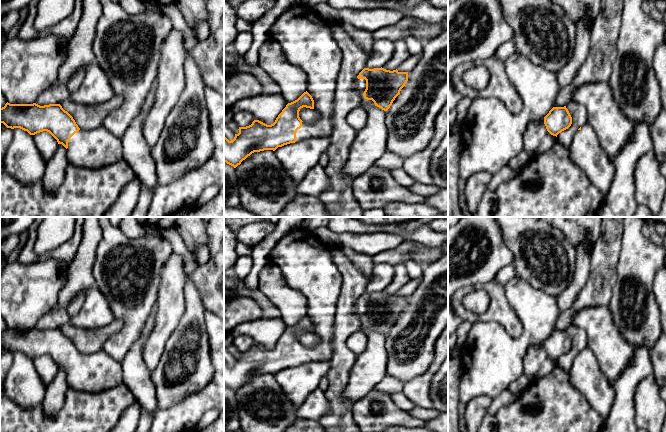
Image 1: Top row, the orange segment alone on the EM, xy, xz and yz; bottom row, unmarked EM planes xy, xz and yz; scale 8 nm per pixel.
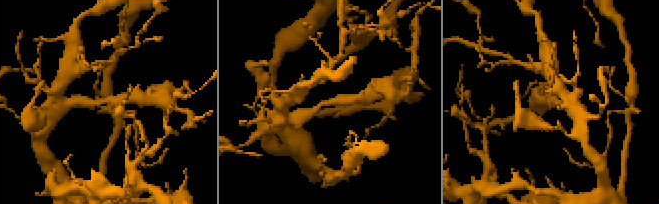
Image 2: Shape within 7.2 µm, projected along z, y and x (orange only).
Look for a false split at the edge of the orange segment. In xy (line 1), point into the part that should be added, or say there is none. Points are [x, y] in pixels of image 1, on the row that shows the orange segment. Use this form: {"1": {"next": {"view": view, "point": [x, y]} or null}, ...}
{"1": {"next": {"view": "xy", "point": [91, 149]}}}

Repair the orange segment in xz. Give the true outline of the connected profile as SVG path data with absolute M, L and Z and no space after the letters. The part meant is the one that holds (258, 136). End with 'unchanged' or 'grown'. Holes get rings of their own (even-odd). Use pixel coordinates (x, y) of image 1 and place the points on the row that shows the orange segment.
M298 4L276 19L270 27L269 36L282 46L287 61L300 67L307 74L307 91L297 100L288 103L273 124L267 125L254 120L249 126L239 127L239 133L235 134L232 141L224 136L224 162L234 168L254 152L275 151L278 147L312 137L330 137L334 129L334 98L342 51L332 36L331 25L315 14L312 9ZM303 107L315 109L320 114L320 118L314 123L303 122L299 117L299 111Z; grown

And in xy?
M6 103L0 108L0 123L7 128L20 128L30 135L47 131L67 149L69 165L87 169L96 169L119 161L123 158L121 139L110 133L104 125L93 130L81 130L73 117L60 104L40 106L33 104Z; grown

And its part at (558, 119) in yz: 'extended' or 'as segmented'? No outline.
extended

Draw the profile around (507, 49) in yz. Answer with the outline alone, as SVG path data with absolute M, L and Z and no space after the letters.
M510 40L499 46L495 56L501 61L505 61L515 53L517 53L515 43L513 40Z

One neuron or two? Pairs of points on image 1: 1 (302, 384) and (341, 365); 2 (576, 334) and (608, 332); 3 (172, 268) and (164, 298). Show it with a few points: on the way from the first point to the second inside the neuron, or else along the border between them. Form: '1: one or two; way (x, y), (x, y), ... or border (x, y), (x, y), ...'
1: two; border (329, 361), (329, 370), (326, 376)
2: two; border (571, 324), (580, 327), (585, 332), (587, 346)
3: one; way (172, 275), (171, 291)

